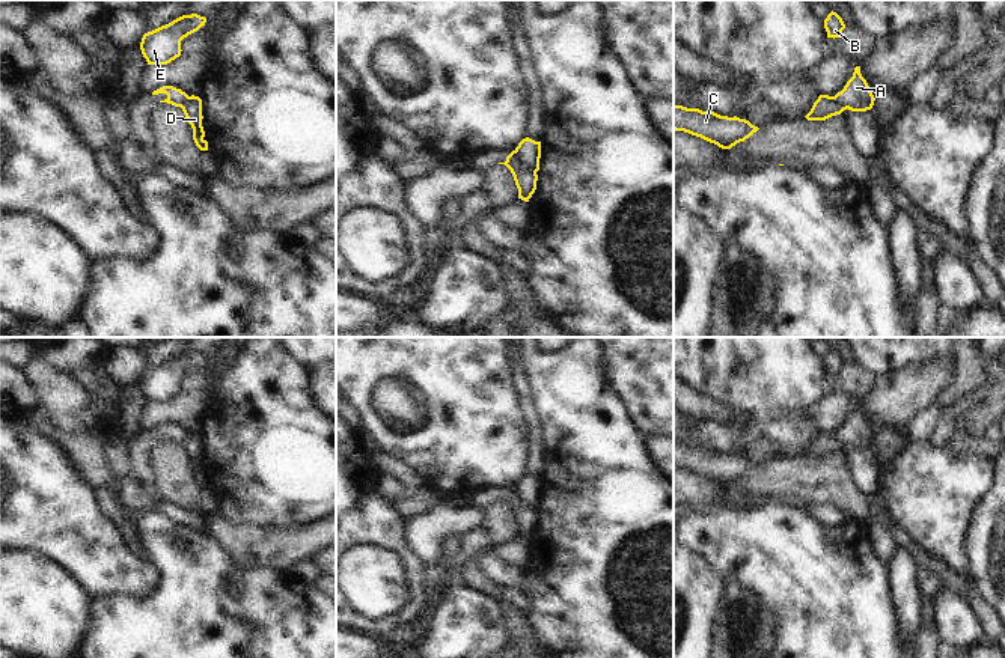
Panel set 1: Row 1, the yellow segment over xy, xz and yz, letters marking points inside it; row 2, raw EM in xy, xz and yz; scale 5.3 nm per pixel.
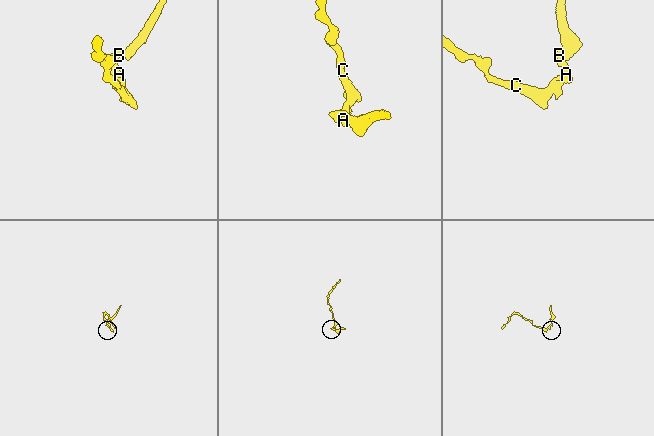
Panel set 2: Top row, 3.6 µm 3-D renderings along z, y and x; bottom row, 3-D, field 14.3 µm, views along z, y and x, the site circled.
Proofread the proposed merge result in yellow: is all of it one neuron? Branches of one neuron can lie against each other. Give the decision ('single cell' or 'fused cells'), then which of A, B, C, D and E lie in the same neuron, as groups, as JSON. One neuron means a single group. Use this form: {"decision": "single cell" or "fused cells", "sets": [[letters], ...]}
{"decision": "fused cells", "sets": [["A", "B", "E"], ["C", "D"]]}

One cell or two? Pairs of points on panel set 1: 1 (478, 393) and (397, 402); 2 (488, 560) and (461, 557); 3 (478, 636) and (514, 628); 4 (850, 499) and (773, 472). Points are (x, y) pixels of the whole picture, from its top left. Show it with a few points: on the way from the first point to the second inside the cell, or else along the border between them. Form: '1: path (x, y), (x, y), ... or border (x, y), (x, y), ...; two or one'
1: path (458, 393), (416, 395); one
2: border (479, 553), (475, 557); two
3: border (490, 598), (497, 604), (510, 637); two
4: path (830, 481), (793, 478); one

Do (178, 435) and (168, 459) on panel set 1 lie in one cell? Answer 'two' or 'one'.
two

